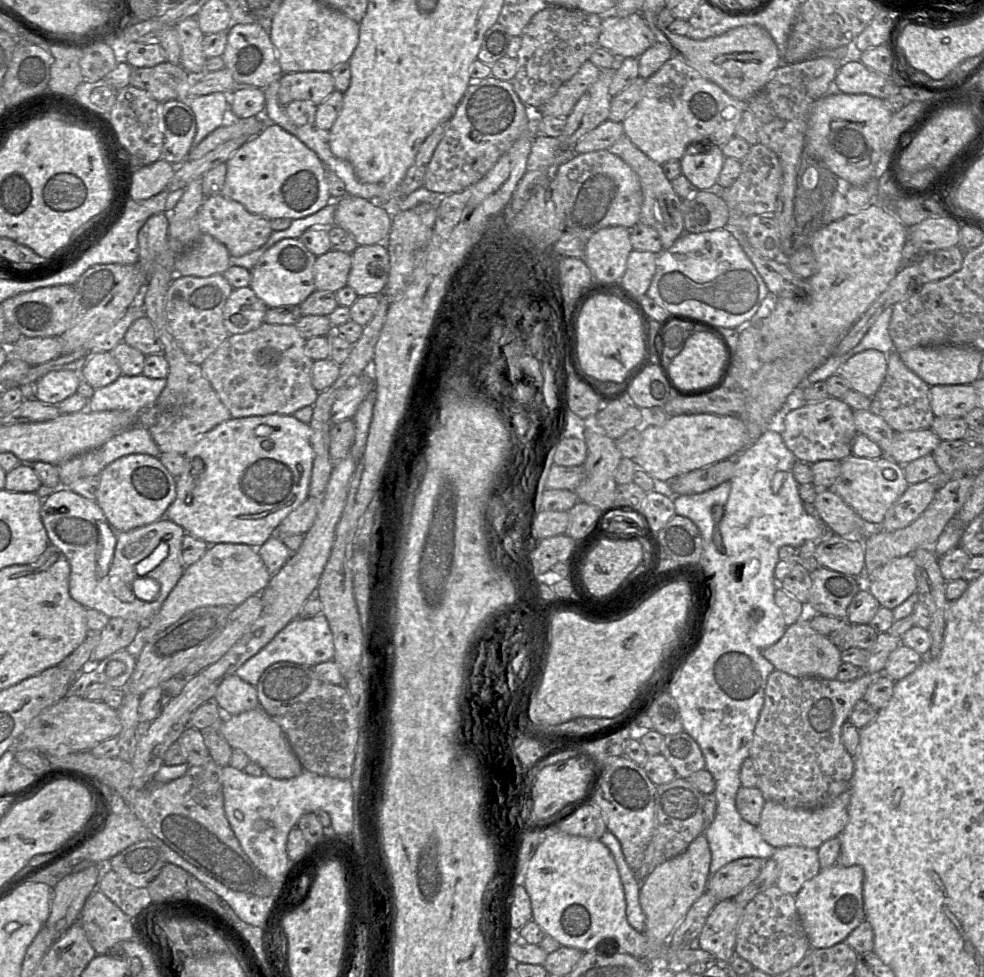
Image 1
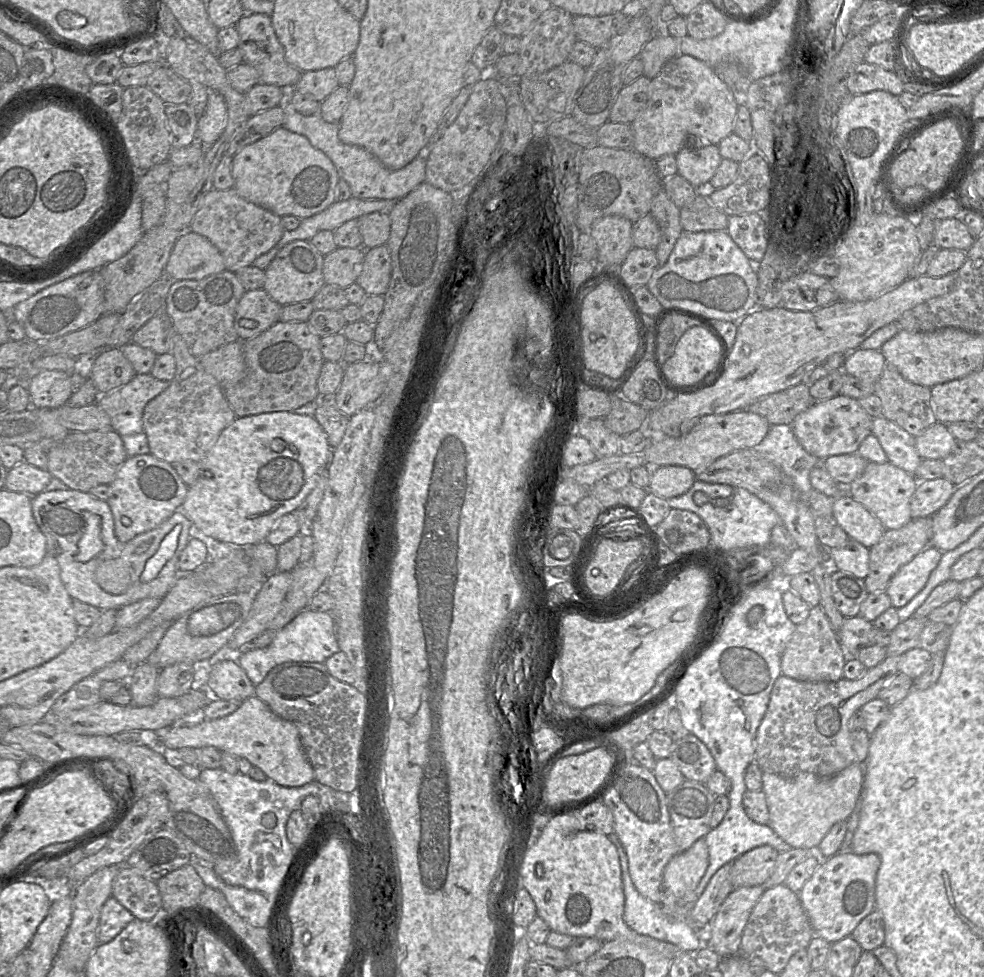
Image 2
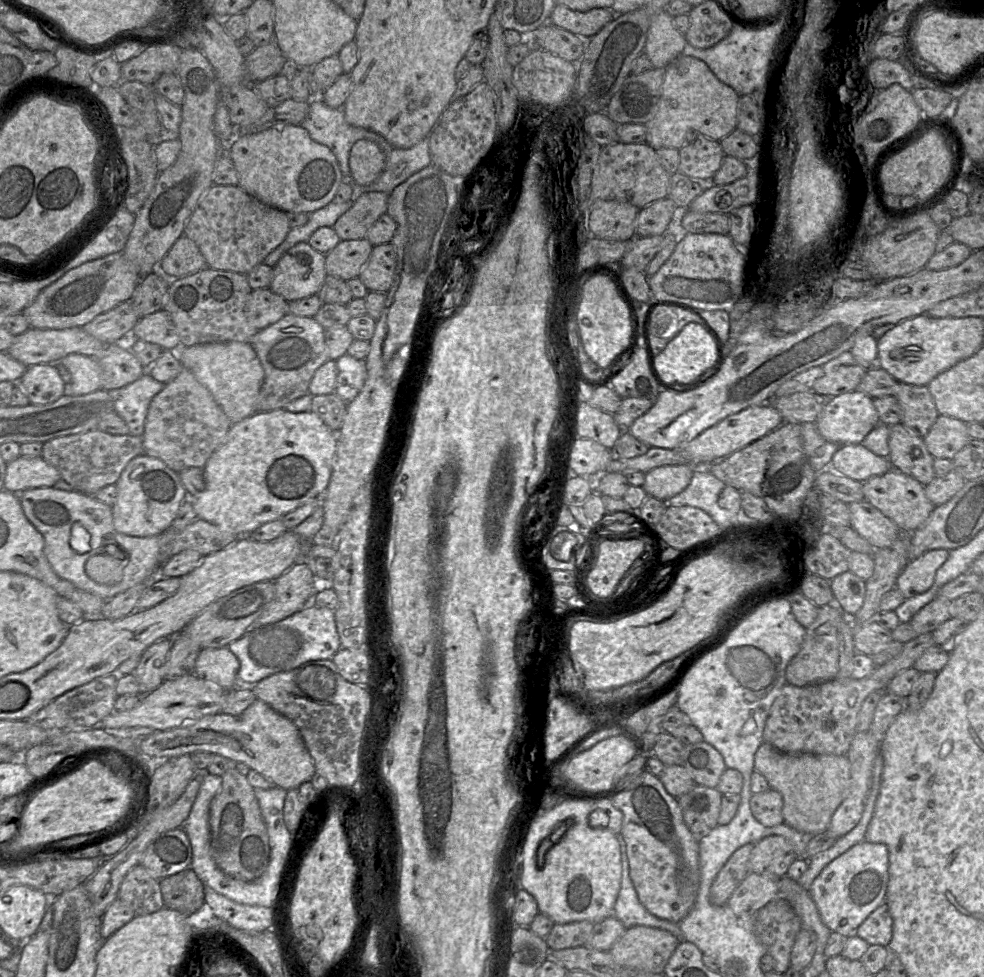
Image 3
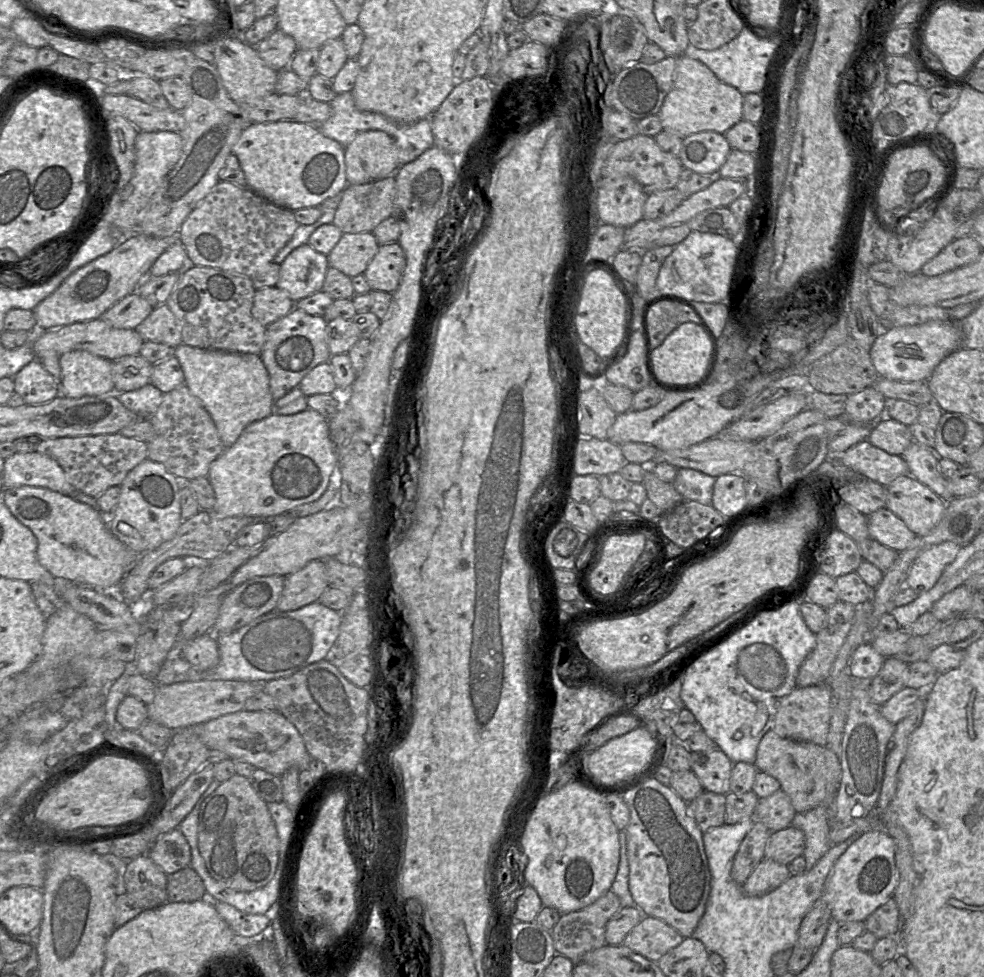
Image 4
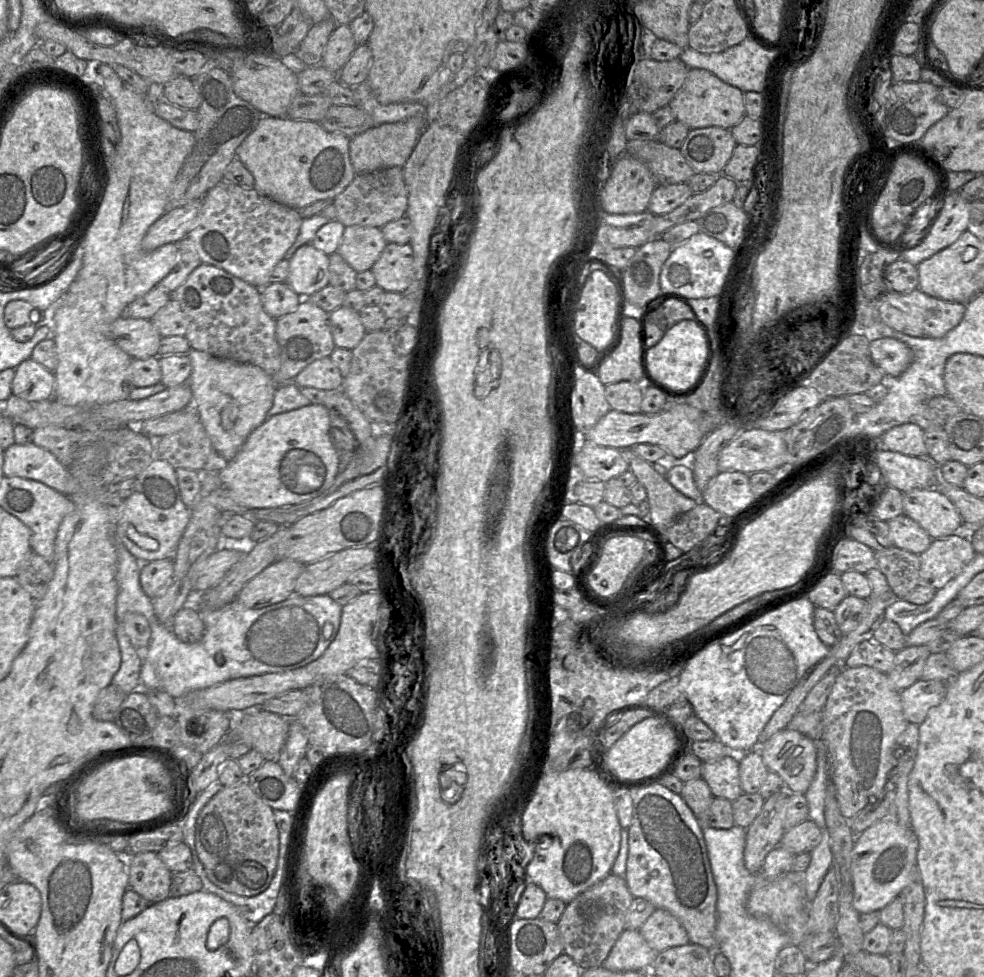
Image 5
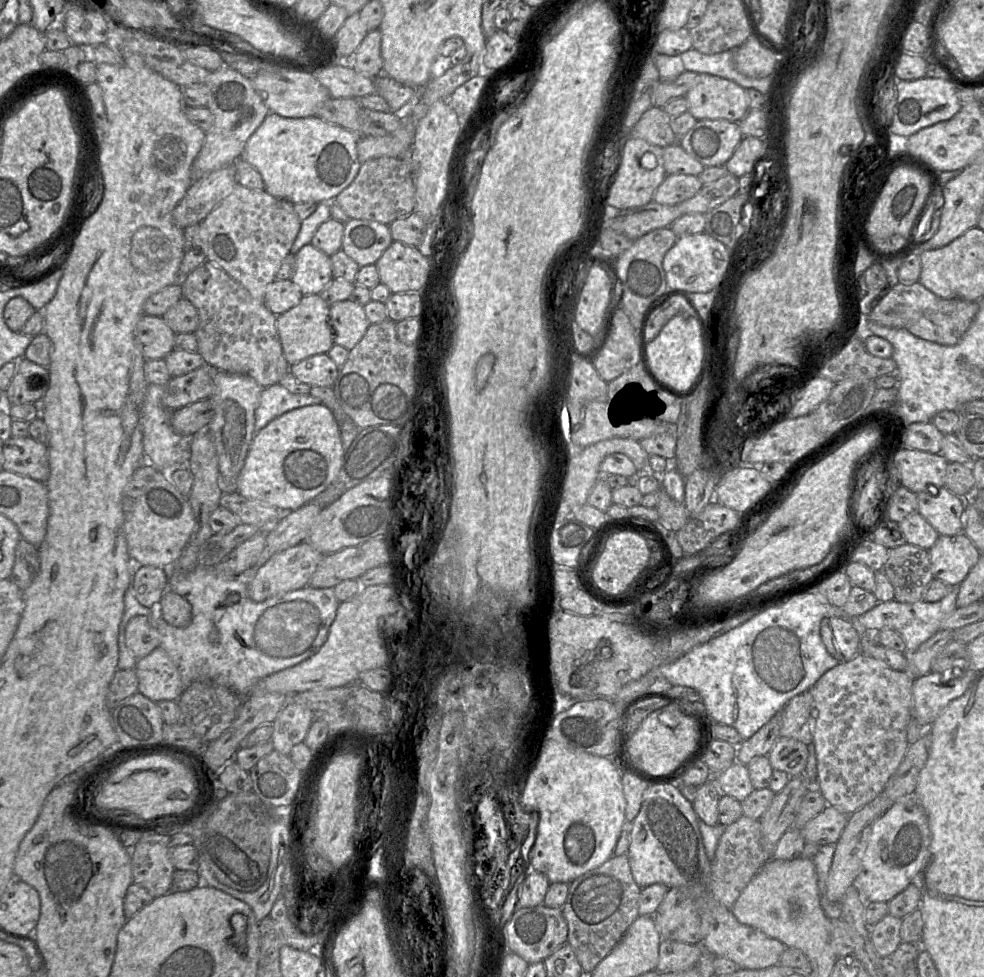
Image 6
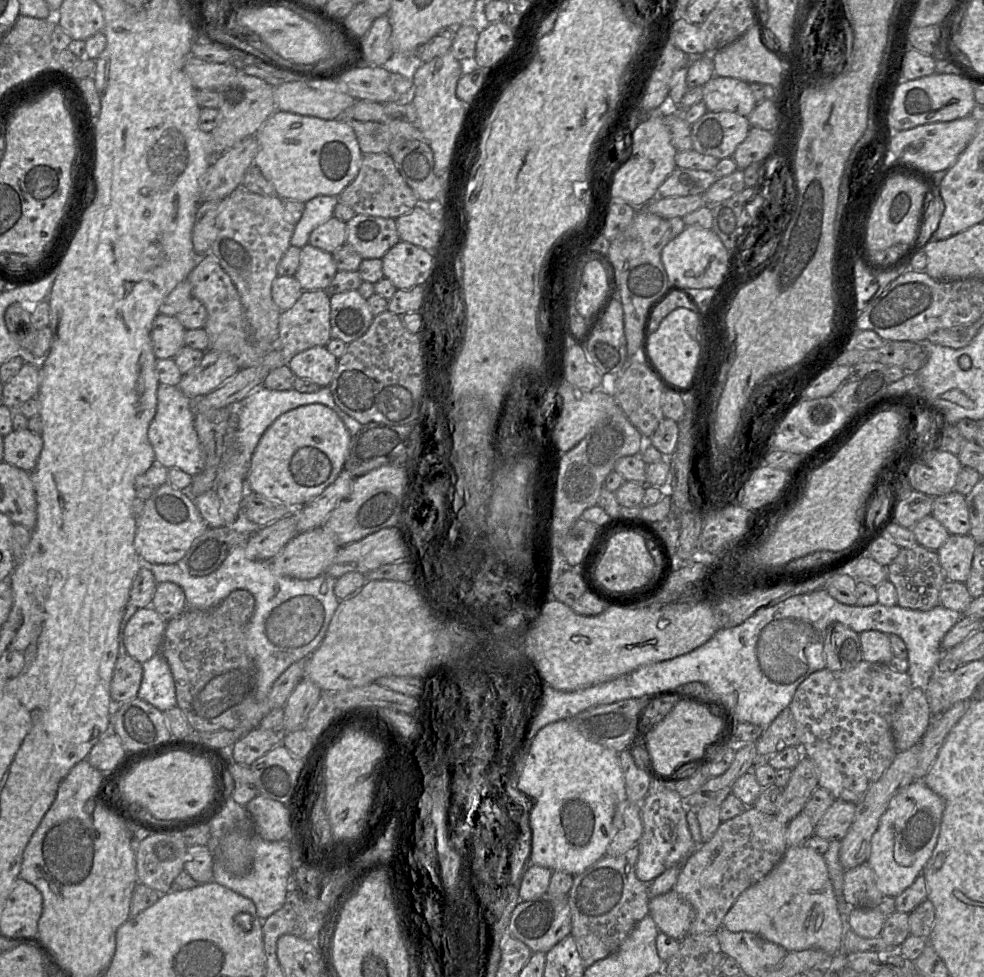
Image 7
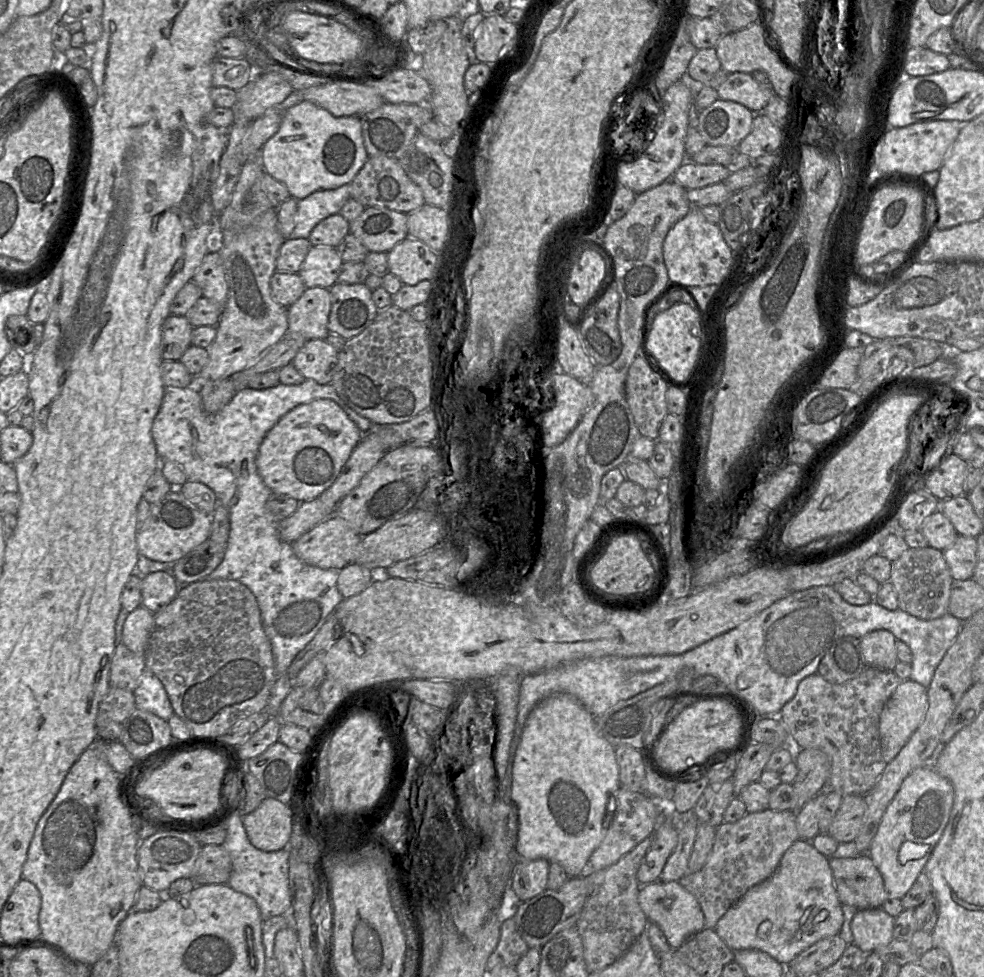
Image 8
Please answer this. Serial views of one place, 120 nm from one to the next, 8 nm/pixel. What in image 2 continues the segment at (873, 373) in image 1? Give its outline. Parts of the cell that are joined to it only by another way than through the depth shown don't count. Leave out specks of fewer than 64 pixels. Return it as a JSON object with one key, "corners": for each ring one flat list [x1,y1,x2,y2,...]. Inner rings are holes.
{"corners":[[856,349,846,354,843,371,866,382,877,382,886,367,886,360,880,350]]}

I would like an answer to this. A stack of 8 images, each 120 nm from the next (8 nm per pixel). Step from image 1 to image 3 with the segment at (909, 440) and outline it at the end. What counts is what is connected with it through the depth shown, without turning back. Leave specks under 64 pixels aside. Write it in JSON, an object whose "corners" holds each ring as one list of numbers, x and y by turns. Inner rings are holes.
{"corners":[[939,415,923,441,934,458,952,460,968,443,967,424,957,418]]}

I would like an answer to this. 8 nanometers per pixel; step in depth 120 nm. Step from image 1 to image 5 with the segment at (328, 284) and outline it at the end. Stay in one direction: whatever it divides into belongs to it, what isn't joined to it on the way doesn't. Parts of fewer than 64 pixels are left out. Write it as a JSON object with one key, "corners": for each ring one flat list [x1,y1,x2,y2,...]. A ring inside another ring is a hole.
{"corners":[[345,227,337,253,357,273,371,270,387,245,381,228]]}

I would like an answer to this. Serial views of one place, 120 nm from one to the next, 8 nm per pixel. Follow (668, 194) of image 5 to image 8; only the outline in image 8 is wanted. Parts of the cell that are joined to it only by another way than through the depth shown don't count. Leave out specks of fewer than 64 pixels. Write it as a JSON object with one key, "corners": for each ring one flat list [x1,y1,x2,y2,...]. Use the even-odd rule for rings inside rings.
{"corners":[[686,160,674,173,671,180,691,190,723,182,730,174,723,165,703,165]]}

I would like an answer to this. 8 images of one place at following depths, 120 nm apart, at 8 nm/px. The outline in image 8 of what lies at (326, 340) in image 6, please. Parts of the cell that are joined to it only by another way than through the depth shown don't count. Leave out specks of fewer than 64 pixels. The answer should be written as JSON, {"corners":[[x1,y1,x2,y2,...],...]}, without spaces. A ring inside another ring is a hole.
{"corners":[[306,288,302,296,288,308,288,332,300,333,307,341,326,339,330,333,330,289]]}

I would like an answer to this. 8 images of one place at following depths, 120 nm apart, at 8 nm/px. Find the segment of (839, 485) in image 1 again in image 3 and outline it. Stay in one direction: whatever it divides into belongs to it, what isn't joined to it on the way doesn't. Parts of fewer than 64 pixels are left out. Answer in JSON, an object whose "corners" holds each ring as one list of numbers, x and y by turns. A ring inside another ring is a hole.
{"corners":[[894,468,885,474,867,479,862,483,862,489,864,500,890,518,905,534,911,534,918,529,935,507,925,494,925,486]]}

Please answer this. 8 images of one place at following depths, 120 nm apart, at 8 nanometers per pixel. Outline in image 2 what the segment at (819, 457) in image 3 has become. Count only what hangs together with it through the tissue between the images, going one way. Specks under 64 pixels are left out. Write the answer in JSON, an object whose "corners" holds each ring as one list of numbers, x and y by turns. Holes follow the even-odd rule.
{"corners":[[771,425,765,438,753,448,790,477,798,497,806,501,806,495,812,490,810,471,822,460,808,453,800,445,792,426]]}

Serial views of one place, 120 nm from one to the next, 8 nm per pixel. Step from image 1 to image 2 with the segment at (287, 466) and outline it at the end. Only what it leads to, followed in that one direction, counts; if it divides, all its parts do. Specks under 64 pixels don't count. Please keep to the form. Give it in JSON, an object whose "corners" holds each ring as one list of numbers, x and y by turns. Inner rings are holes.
{"corners":[[280,411,240,418,236,417,236,419,222,431,215,444,199,462,199,475,195,483,188,487,187,495,180,511,189,519,195,530,204,537,238,546,252,546,263,542,270,531,276,526,279,519,295,511,315,488,320,477,327,471,332,453,333,449,328,442,326,434,314,416,297,415,291,412]]}

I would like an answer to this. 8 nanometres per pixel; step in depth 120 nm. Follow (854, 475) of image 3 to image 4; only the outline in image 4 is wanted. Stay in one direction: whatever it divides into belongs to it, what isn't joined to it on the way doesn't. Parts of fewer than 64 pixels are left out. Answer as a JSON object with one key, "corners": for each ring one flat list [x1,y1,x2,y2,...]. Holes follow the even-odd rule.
{"corners":[[868,440,851,446,839,456,839,460,862,477,885,487,900,476,910,475,901,456,888,454]]}

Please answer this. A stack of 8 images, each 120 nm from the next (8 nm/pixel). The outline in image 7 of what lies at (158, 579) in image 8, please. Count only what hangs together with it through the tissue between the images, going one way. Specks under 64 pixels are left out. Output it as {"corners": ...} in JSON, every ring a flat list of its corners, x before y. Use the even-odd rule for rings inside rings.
{"corners":[[173,582,158,583,153,595,153,607,166,621,169,621,187,609,183,589]]}

